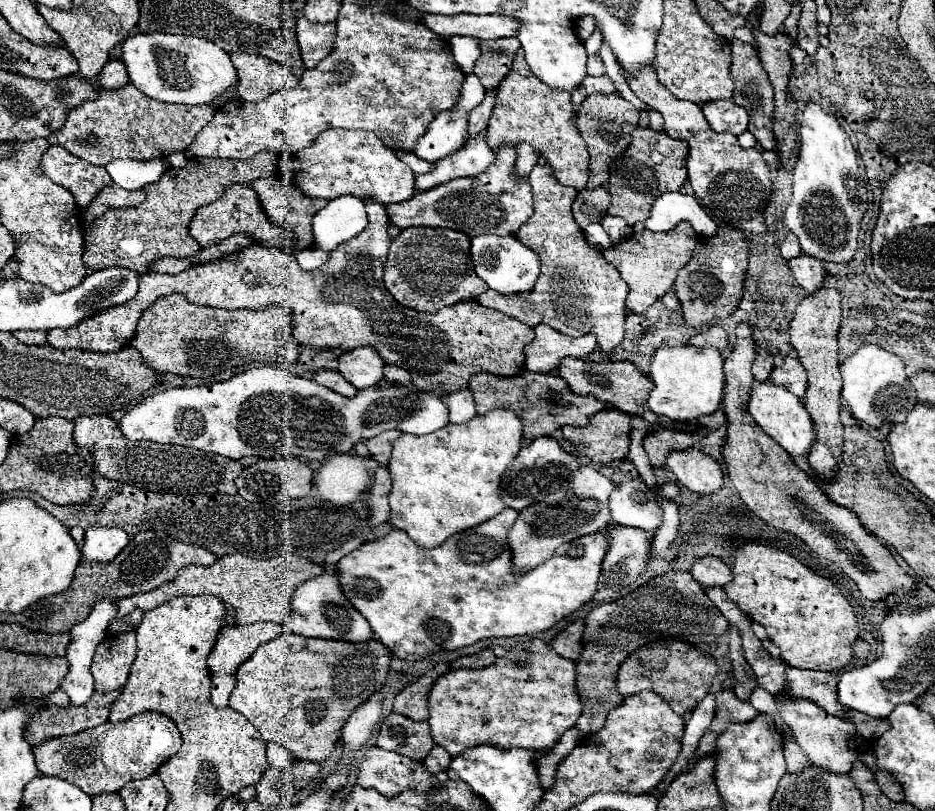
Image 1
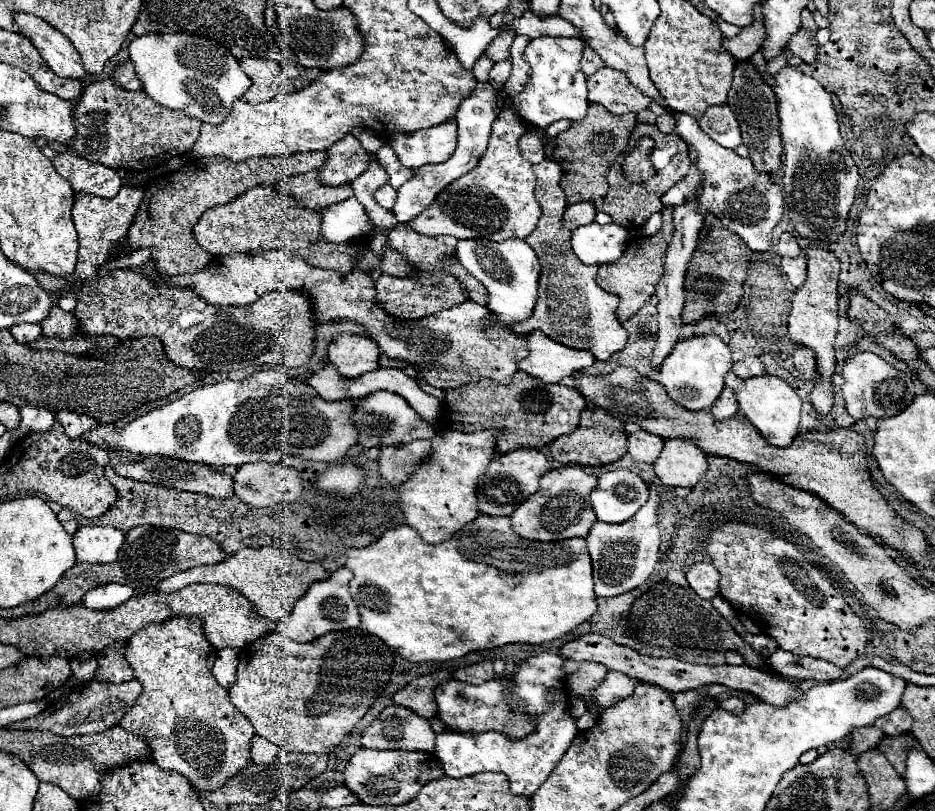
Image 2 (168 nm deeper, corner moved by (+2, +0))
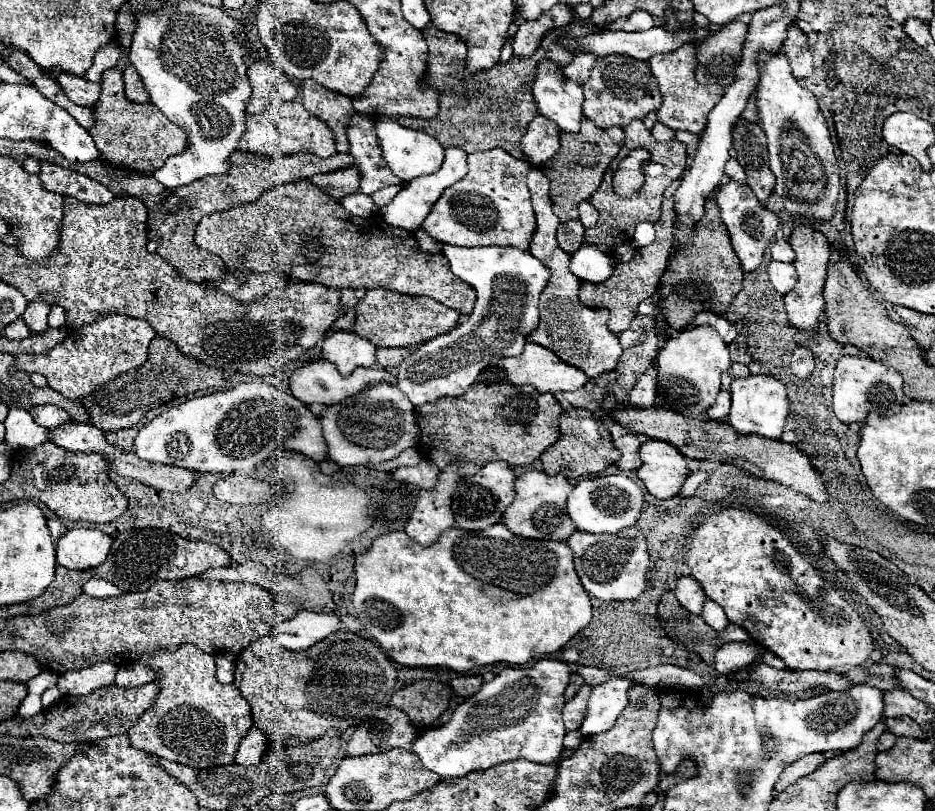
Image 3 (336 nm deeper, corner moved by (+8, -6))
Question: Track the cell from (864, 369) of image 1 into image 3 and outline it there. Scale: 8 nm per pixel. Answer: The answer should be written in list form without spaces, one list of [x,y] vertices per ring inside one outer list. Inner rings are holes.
[[[850,355],[840,357],[836,365],[832,389],[834,389],[834,395],[832,395],[834,415],[846,425],[864,423],[868,413],[872,411],[872,405],[874,405],[874,413],[888,417],[888,415],[898,413],[904,403],[902,377],[898,375],[898,371],[868,357],[850,357]]]

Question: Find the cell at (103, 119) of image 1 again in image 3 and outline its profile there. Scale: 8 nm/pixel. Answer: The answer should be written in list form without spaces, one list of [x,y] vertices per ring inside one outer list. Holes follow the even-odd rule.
[[[108,69],[102,73],[102,93],[100,99],[96,101],[94,111],[94,127],[88,131],[102,155],[104,161],[136,171],[136,173],[144,173],[144,175],[152,175],[156,169],[162,167],[164,159],[178,155],[186,149],[186,133],[170,123],[156,105],[152,103],[134,103],[128,101],[124,95],[124,81],[122,81],[122,71],[118,69]]]

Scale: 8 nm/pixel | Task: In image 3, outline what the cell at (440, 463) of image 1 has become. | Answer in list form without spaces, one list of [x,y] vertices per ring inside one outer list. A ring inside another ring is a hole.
[[[456,459],[440,471],[438,481],[432,489],[418,491],[416,505],[404,529],[416,543],[430,547],[442,535],[442,531],[454,525],[452,495],[460,483],[460,467],[462,461]]]

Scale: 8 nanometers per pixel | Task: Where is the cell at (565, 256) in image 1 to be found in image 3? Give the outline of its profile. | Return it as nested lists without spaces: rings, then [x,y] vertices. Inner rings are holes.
[[[532,167],[528,173],[528,189],[532,195],[532,205],[536,213],[536,231],[530,243],[530,253],[538,257],[548,269],[550,279],[540,295],[540,323],[538,327],[528,335],[528,341],[534,341],[550,351],[554,351],[562,361],[580,367],[588,377],[596,377],[602,371],[612,371],[622,355],[622,347],[618,337],[608,331],[608,311],[606,309],[592,309],[580,303],[578,291],[580,291],[580,279],[570,271],[570,255],[558,247],[556,241],[556,229],[560,225],[558,217],[552,211],[550,195],[548,195],[550,181],[546,175]]]

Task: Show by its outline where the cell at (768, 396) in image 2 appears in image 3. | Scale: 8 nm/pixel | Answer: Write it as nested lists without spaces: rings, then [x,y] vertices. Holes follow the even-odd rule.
[[[750,375],[746,379],[734,379],[730,395],[732,395],[732,409],[728,415],[728,423],[740,435],[760,435],[766,439],[780,439],[790,413],[788,395],[782,381],[770,375]]]

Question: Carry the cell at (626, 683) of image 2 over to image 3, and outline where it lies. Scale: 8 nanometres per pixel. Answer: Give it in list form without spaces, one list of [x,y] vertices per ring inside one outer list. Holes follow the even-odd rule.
[[[584,685],[574,699],[566,701],[564,709],[562,709],[562,715],[564,715],[564,725],[566,725],[566,731],[574,731],[582,725],[582,719],[586,717],[586,703],[588,703],[588,697],[590,697],[590,687]]]

